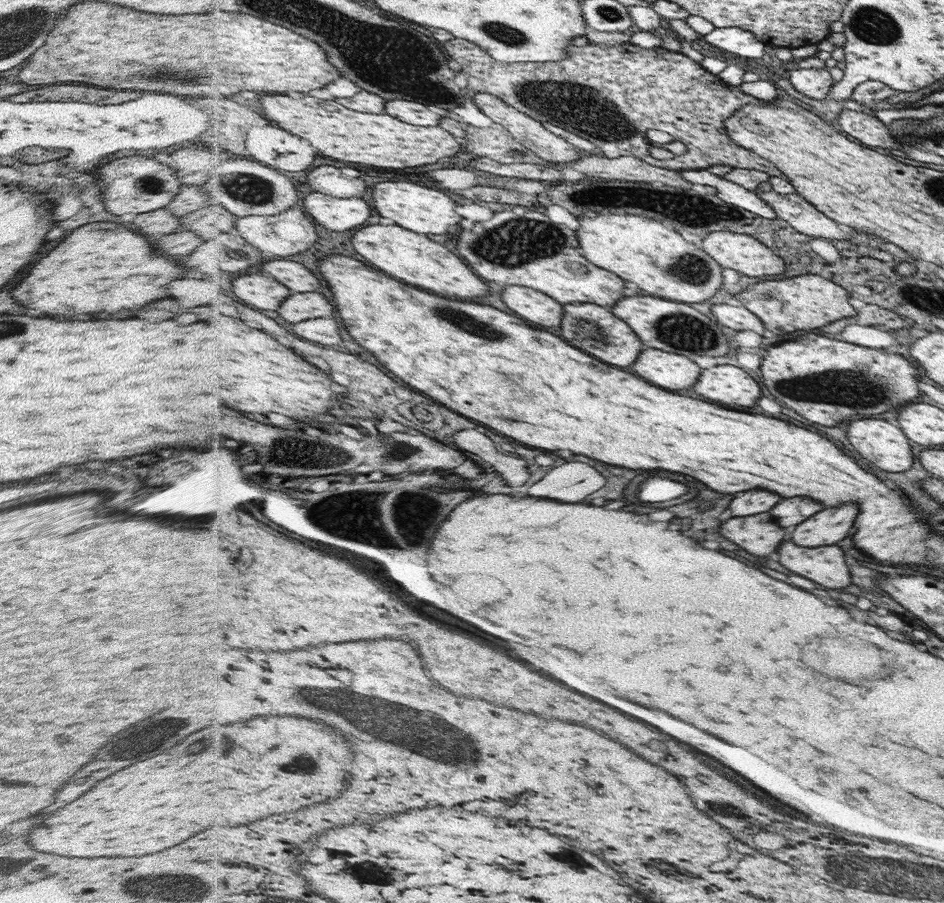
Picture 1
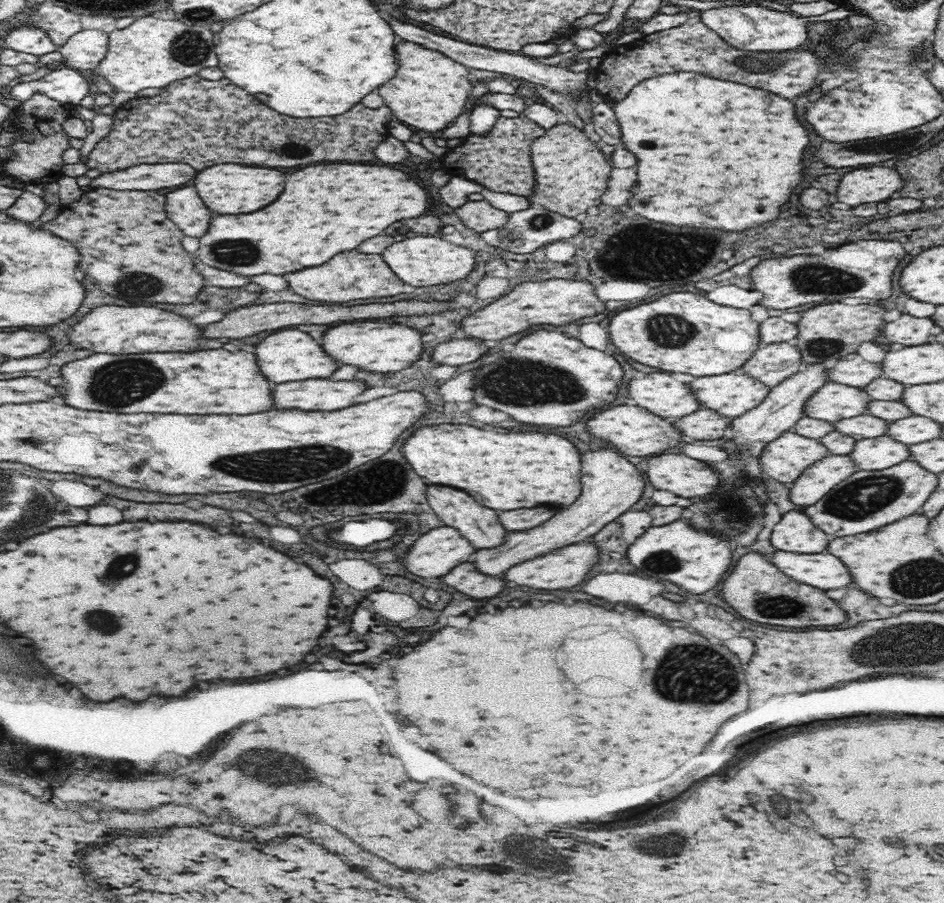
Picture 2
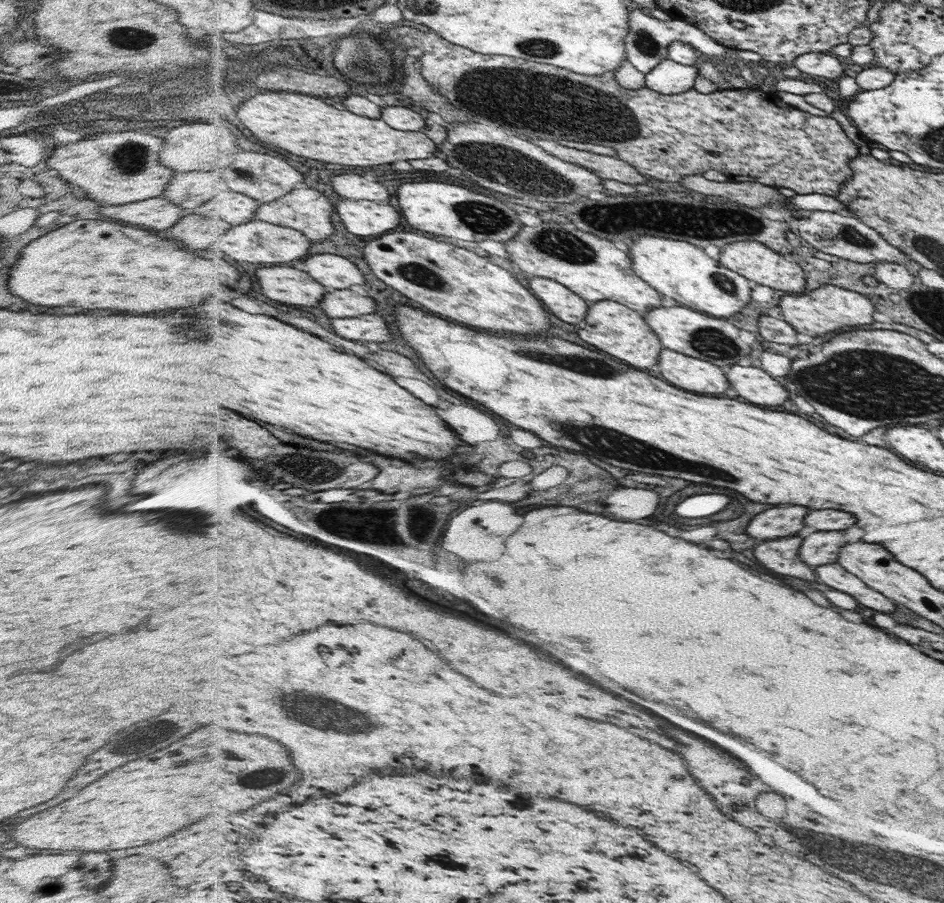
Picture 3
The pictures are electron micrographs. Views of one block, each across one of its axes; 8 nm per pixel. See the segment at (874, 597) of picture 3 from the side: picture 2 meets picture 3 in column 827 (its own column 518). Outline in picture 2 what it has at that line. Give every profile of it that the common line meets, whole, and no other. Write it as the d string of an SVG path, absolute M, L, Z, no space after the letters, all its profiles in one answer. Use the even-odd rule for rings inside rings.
M582 542L582 544L572 544L568 548L560 548L556 552L550 552L546 556L522 562L516 568L510 568L506 573L502 574L506 582L520 586L529 586L544 590L556 590L556 588L570 588L580 584L592 566L598 564L600 560L600 548L590 544L590 542Z

